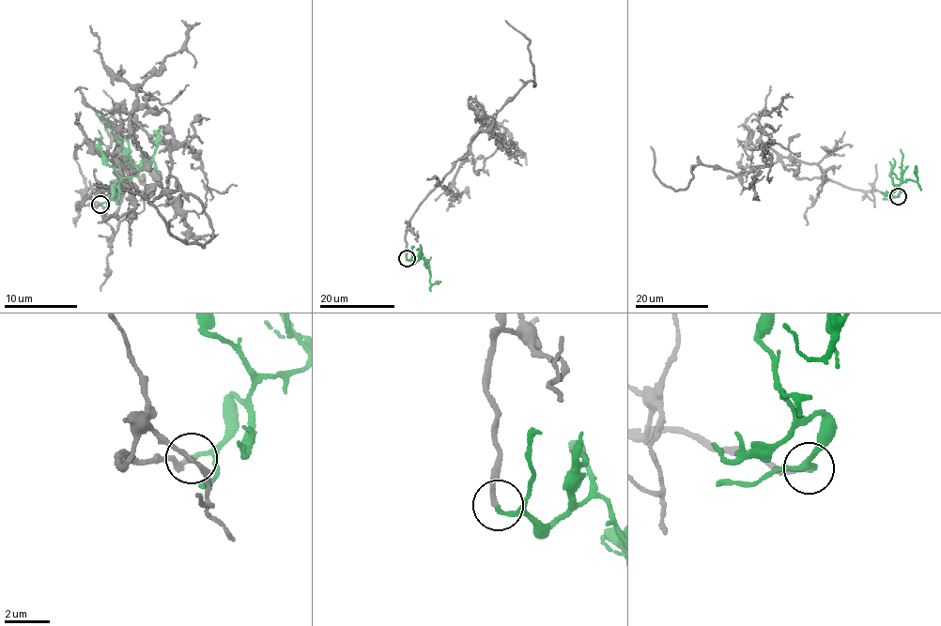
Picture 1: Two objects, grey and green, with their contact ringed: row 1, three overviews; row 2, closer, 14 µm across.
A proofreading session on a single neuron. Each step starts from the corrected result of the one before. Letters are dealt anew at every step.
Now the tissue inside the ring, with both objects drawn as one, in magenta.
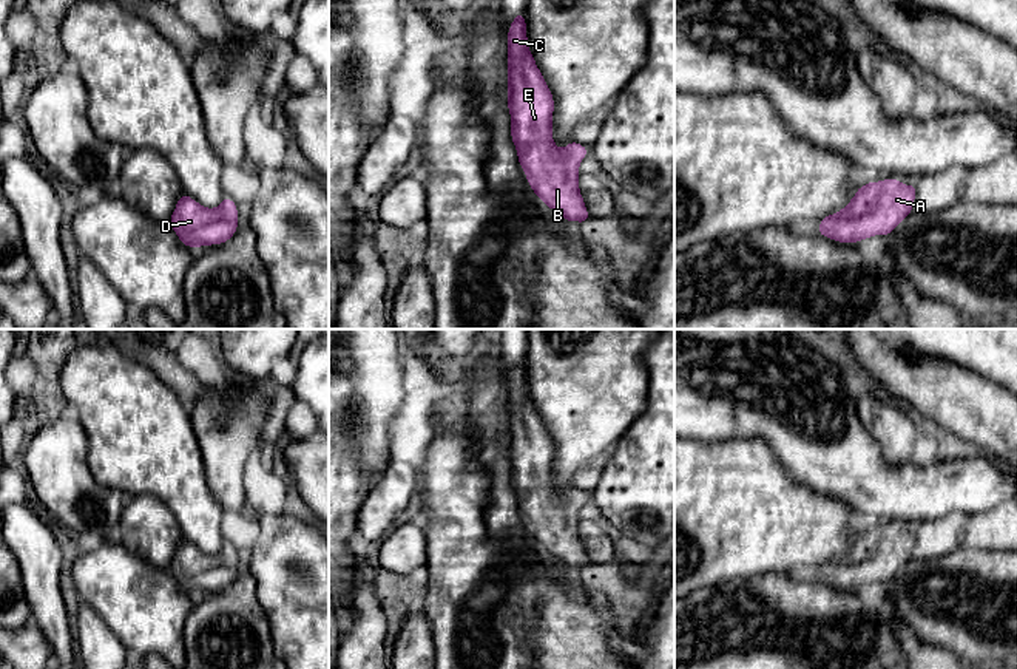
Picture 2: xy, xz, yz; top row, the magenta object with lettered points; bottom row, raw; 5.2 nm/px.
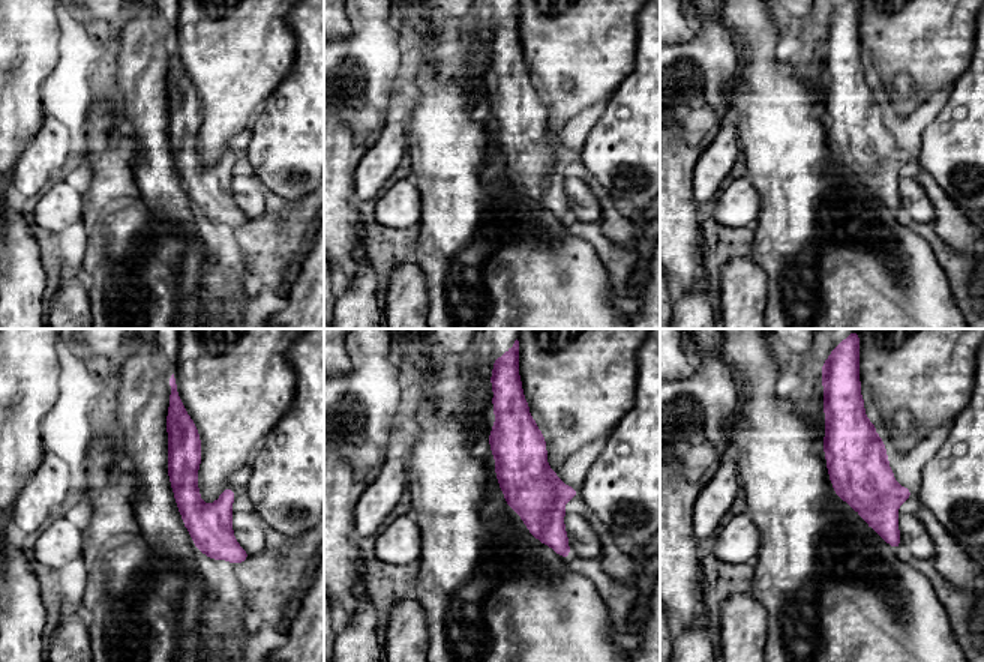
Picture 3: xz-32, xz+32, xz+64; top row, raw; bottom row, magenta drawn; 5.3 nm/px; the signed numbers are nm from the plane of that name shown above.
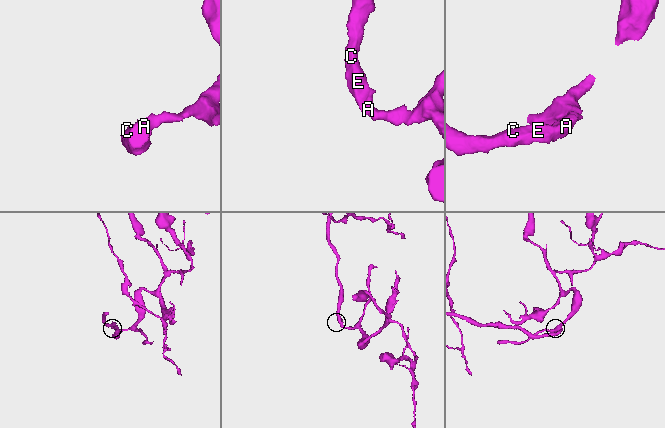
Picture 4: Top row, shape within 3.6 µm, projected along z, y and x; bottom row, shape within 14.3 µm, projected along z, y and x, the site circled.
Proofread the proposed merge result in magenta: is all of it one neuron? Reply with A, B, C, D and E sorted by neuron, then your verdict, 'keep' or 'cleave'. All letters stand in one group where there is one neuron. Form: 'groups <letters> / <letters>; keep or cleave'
groups A B C D E; keep

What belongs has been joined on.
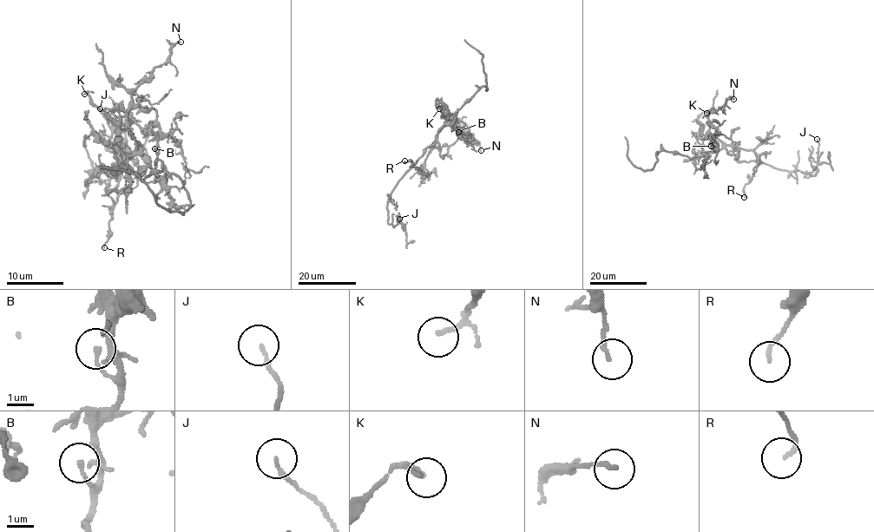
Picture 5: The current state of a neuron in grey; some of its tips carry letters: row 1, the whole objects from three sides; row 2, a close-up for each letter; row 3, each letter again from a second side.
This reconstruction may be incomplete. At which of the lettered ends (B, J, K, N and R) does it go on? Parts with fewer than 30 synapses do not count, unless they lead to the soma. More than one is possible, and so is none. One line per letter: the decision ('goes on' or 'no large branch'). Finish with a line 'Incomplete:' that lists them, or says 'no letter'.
B: no large branch
J: no large branch
K: no large branch
N: no large branch
R: no large branch
Incomplete: no letter

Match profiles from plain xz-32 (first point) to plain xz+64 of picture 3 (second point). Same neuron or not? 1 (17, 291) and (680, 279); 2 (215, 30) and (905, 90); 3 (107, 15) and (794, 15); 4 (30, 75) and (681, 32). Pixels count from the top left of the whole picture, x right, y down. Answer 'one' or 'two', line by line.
1: two
2: two
3: one
4: two

